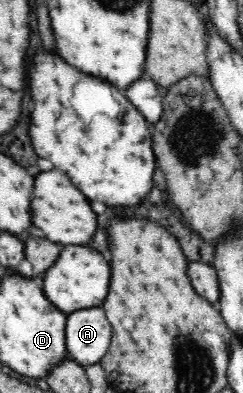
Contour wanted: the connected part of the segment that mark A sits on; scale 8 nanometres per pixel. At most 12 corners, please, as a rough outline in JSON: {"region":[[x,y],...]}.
{"region":[[101,308],[71,314],[67,352],[83,367],[111,344]]}

